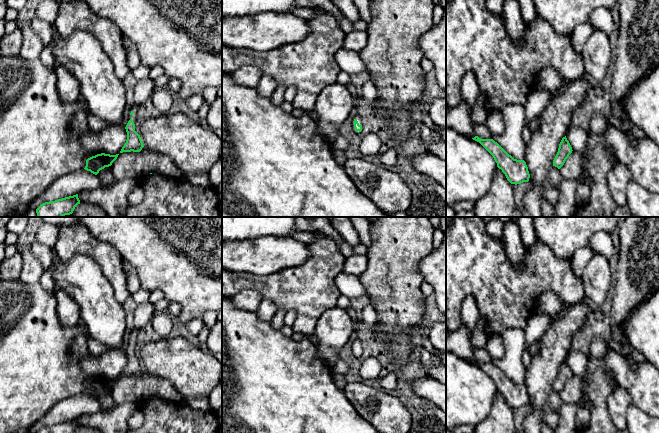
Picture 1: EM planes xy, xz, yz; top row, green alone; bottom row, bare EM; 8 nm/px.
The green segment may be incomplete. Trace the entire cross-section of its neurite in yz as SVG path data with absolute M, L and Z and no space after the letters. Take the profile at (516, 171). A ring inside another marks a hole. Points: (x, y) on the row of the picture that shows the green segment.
M472 138L479 142L494 158L497 167L502 170L511 184L528 182L530 174L524 160L514 159L493 139Z

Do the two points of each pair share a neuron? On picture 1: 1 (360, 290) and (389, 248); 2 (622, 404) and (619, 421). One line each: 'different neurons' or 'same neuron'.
1: different neurons
2: same neuron

